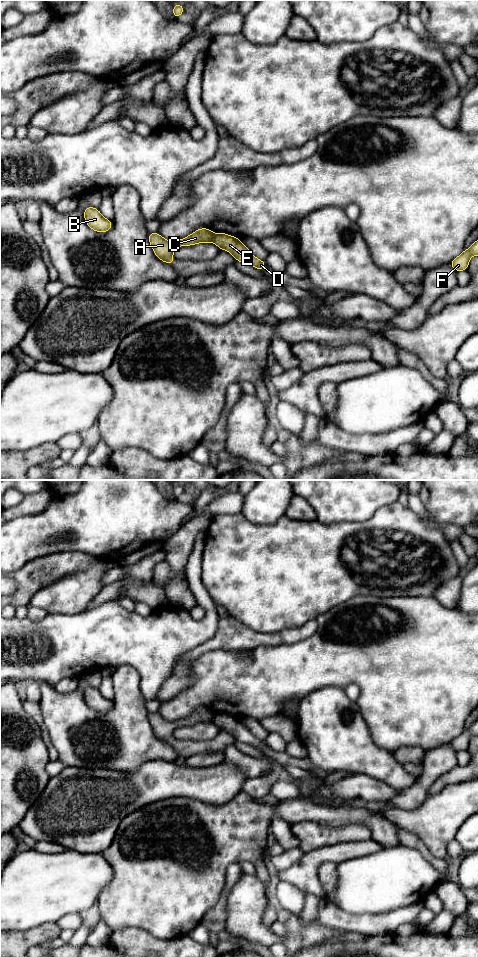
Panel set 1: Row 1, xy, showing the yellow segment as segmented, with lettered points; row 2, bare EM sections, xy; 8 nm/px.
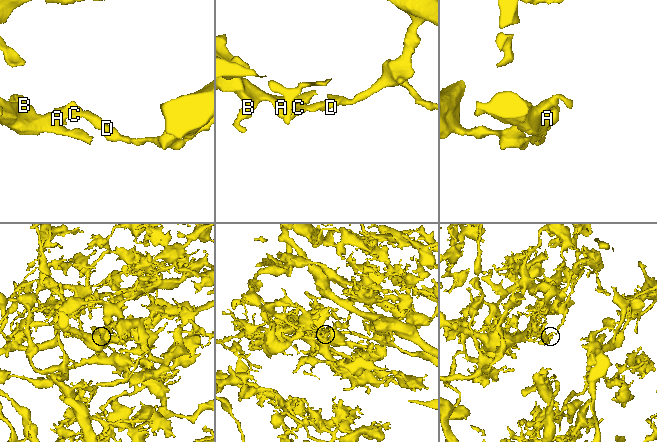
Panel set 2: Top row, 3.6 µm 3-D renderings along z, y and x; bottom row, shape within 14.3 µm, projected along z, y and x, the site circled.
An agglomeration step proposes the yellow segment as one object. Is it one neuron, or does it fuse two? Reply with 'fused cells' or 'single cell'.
fused cells

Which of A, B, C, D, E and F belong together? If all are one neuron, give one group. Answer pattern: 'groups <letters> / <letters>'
groups A B C / D E F

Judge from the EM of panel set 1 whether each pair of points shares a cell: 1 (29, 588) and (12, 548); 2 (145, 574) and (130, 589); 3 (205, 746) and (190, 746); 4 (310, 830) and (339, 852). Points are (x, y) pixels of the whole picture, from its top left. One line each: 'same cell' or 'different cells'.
1: different cells
2: different cells
3: same cell
4: different cells

